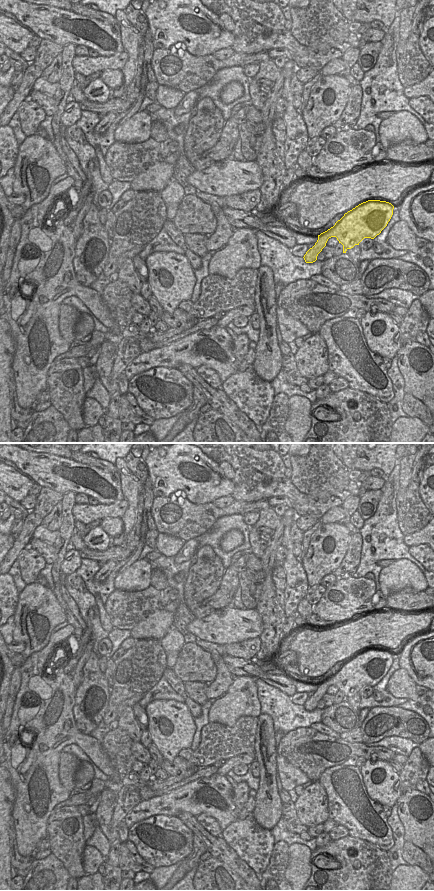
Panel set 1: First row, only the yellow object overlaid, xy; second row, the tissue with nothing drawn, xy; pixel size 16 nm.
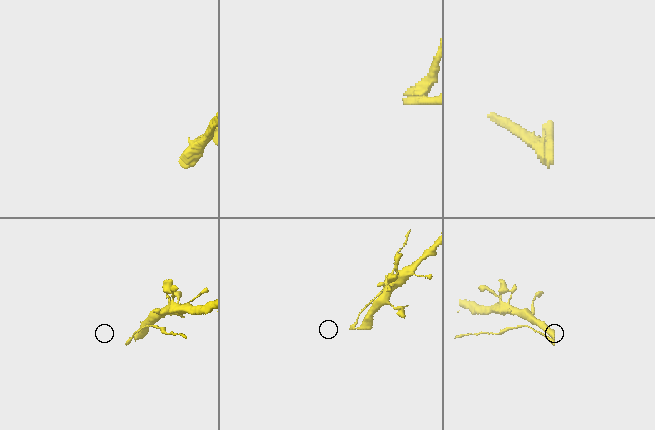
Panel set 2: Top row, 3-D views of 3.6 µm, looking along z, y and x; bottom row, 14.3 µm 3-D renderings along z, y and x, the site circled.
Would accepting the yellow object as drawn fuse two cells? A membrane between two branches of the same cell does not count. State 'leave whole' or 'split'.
split

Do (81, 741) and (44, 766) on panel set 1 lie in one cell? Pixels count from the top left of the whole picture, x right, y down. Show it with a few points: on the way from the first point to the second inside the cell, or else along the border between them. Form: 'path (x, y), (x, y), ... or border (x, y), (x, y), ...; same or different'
path (70, 739), (64, 739), (48, 755); same

